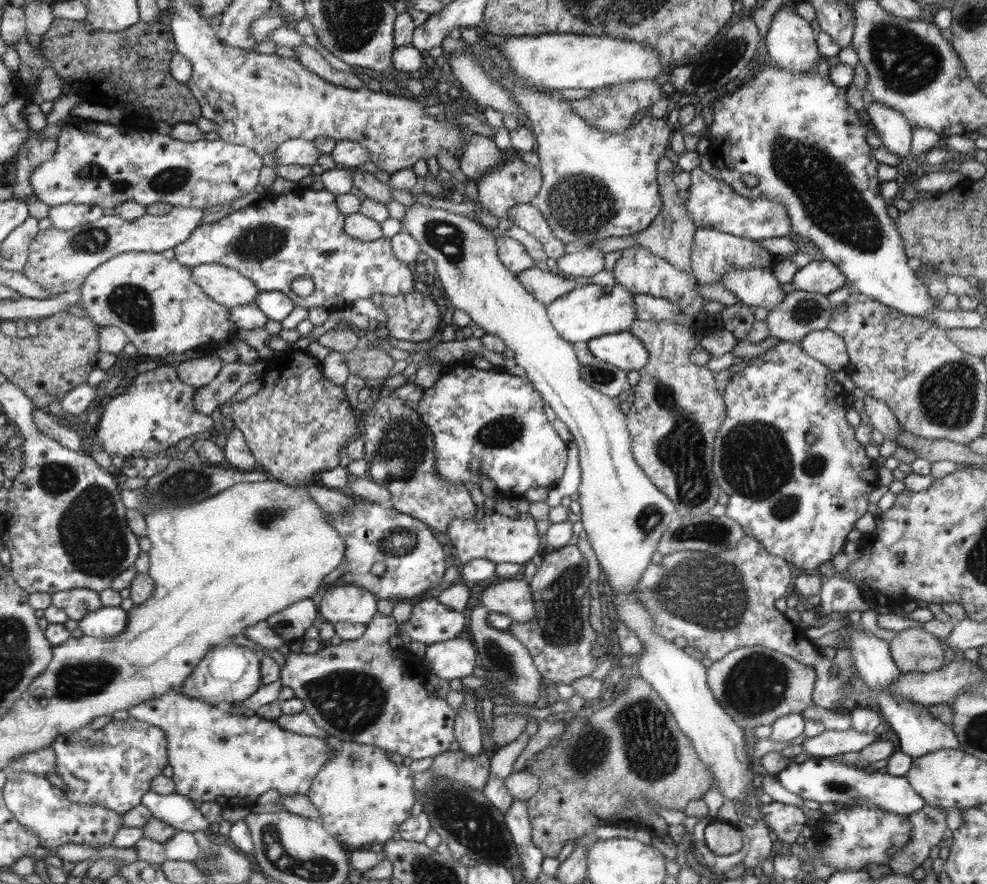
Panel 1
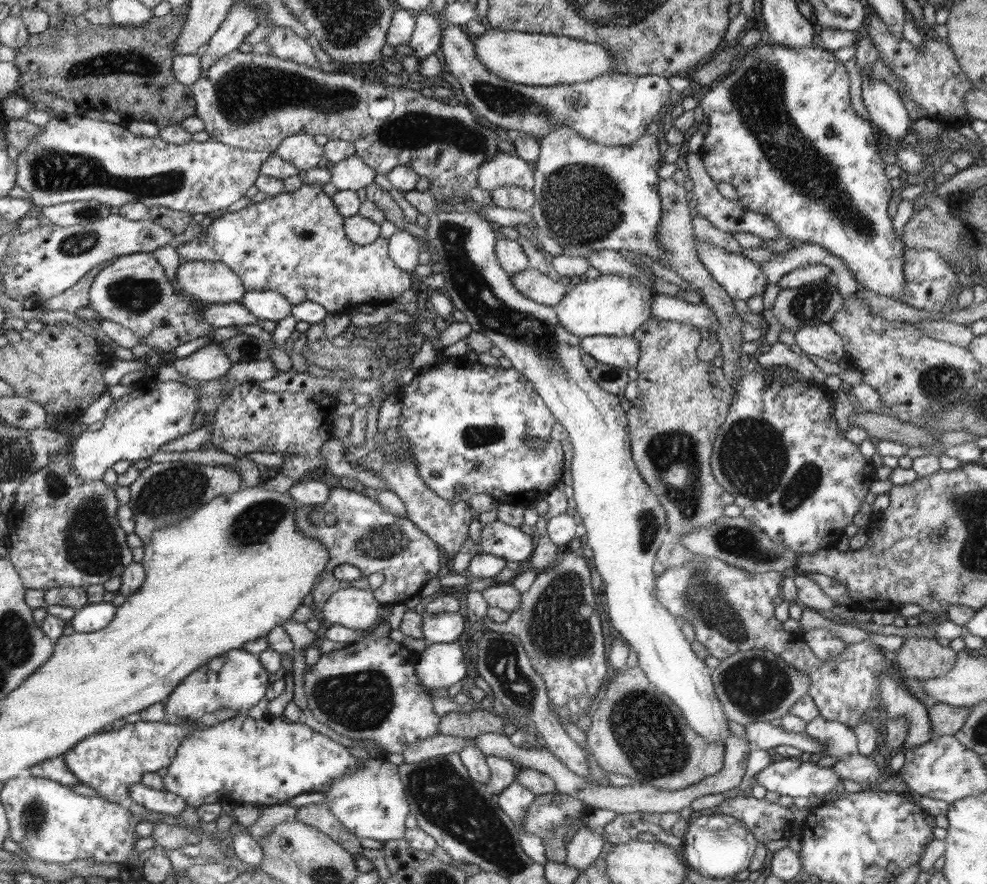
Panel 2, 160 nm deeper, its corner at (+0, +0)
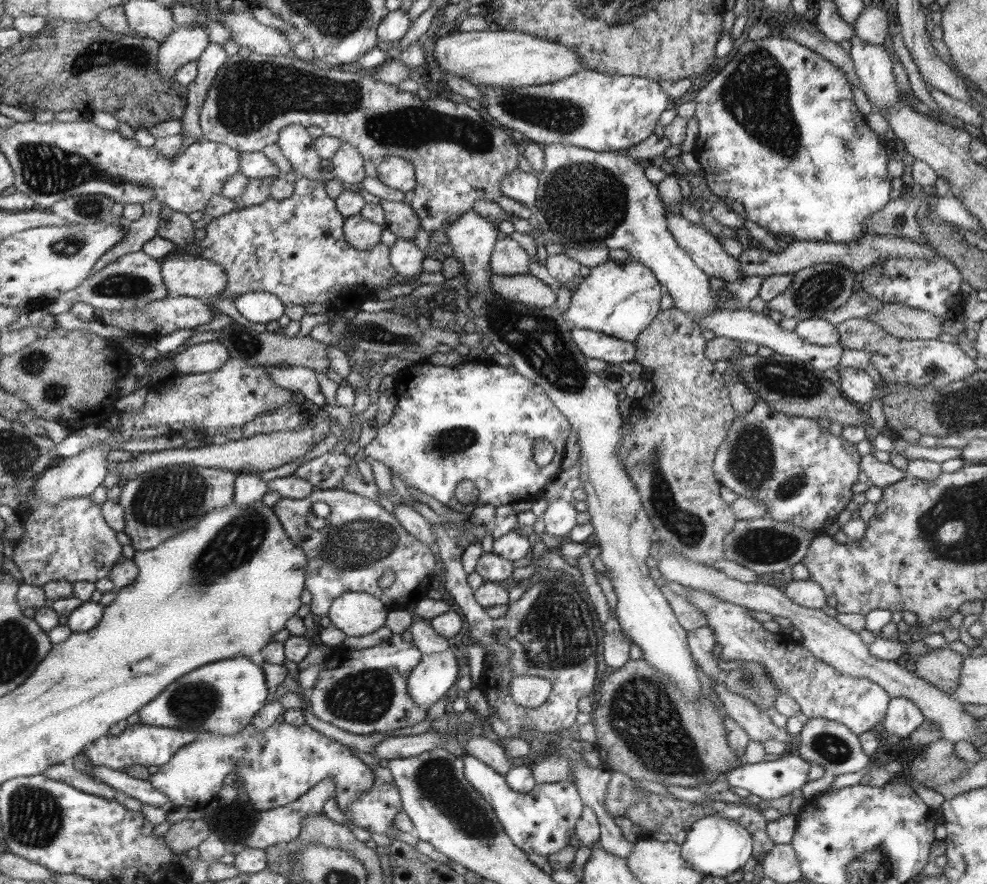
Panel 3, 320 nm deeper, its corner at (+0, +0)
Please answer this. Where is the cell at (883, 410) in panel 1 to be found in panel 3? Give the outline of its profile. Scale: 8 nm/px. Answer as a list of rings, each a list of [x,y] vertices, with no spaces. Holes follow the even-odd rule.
[[[846,367],[839,372],[839,375],[839,390],[852,402],[861,406],[873,400],[875,396],[875,383],[866,371]]]

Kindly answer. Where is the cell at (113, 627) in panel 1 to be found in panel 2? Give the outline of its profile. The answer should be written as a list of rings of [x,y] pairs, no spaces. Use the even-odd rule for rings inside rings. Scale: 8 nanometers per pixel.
[[[111,602],[90,603],[80,608],[70,620],[75,632],[88,634],[98,632],[111,624],[115,619],[117,608]]]

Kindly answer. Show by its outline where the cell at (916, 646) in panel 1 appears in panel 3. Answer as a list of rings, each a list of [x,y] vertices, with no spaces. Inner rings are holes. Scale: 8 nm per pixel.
[[[948,646],[930,648],[924,656],[916,656],[915,674],[950,695],[959,686],[963,658]]]

